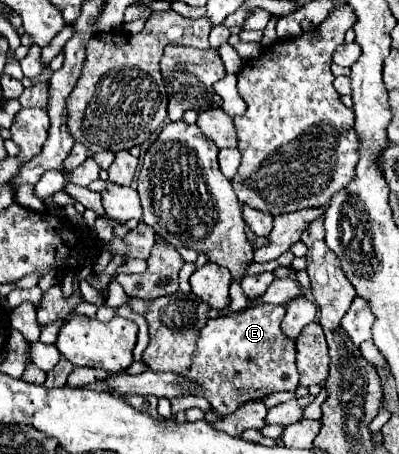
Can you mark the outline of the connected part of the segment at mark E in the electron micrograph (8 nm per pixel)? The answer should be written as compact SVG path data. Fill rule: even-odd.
M256 305L246 313L230 313L226 317L208 319L196 341L192 365L182 377L198 385L192 395L208 399L212 409L226 417L248 401L260 401L270 393L294 391L298 387L294 341L284 337L280 323L284 305Z

